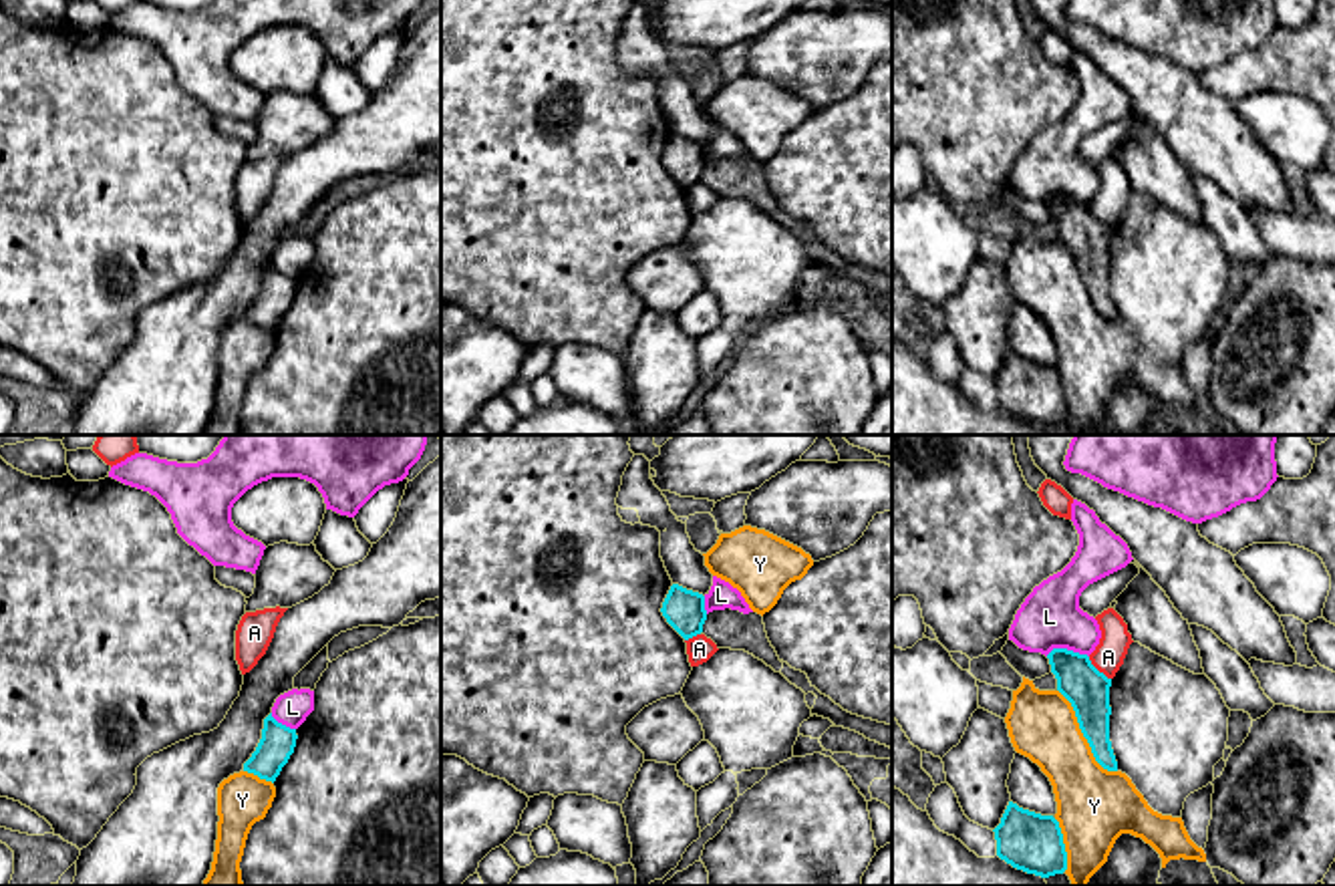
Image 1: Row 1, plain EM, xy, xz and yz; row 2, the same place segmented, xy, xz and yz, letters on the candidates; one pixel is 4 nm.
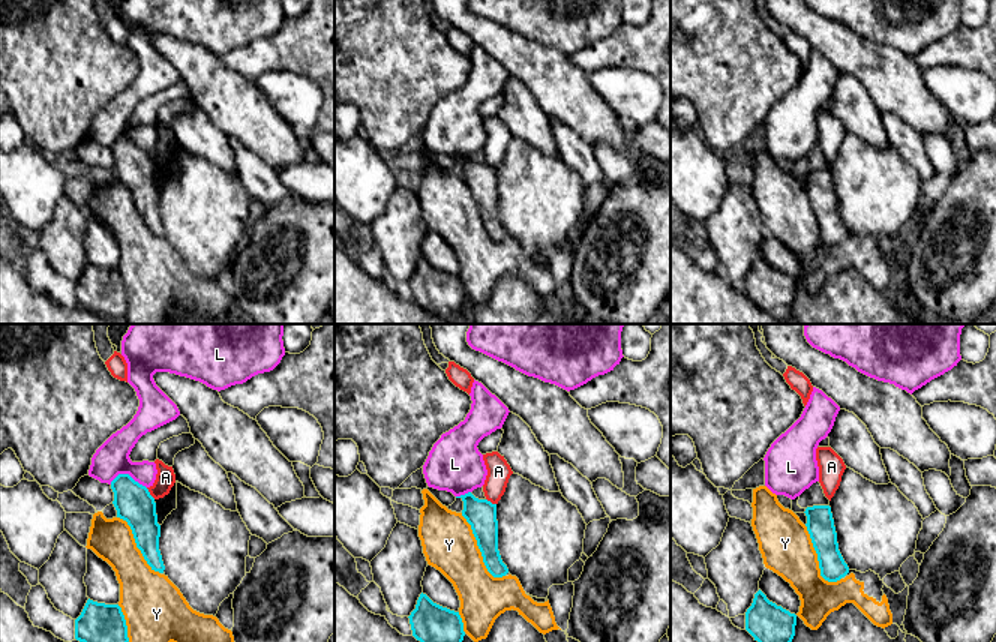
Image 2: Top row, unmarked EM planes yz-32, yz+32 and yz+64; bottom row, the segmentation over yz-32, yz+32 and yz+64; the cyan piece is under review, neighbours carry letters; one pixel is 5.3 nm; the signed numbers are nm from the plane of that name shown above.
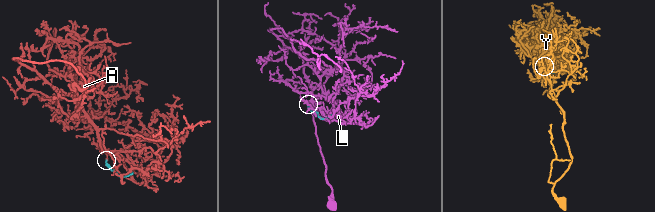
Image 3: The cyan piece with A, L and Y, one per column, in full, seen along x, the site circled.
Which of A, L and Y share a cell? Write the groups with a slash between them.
A / L / Y

